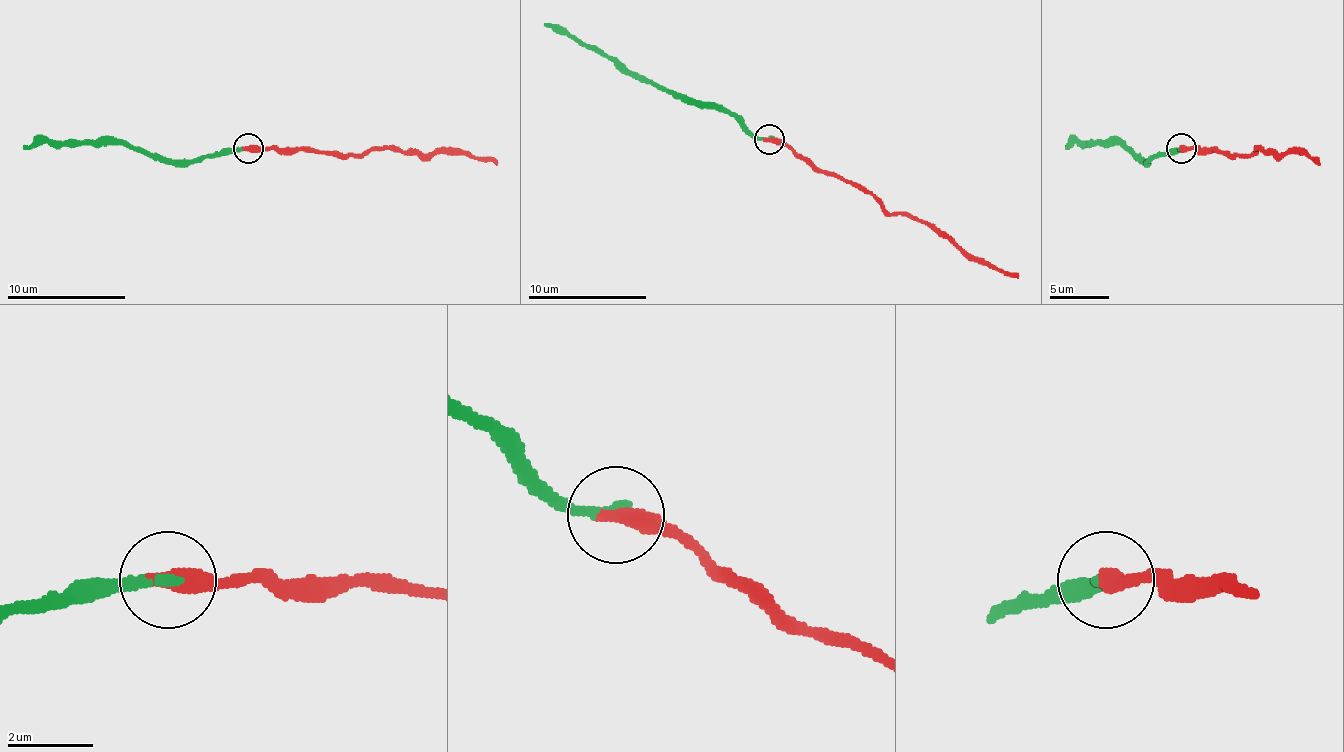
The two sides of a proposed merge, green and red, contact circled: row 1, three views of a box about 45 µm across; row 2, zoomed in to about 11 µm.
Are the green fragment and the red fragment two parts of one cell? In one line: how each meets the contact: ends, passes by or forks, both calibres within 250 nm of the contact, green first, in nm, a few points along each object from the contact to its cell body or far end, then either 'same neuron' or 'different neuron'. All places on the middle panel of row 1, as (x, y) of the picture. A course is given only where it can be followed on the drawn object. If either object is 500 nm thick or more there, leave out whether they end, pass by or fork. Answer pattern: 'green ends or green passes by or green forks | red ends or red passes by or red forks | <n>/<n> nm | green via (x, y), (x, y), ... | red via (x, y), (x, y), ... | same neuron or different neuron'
green ends | red ends | 240/480 nm | green via (770, 139), (755, 139), (731, 115), (684, 103), (544, 23) | red via (770, 139), (782, 139), (823, 171), (859, 183), (889, 213), (922, 219), (948, 234), (969, 255), (1017, 278) | same neuron

